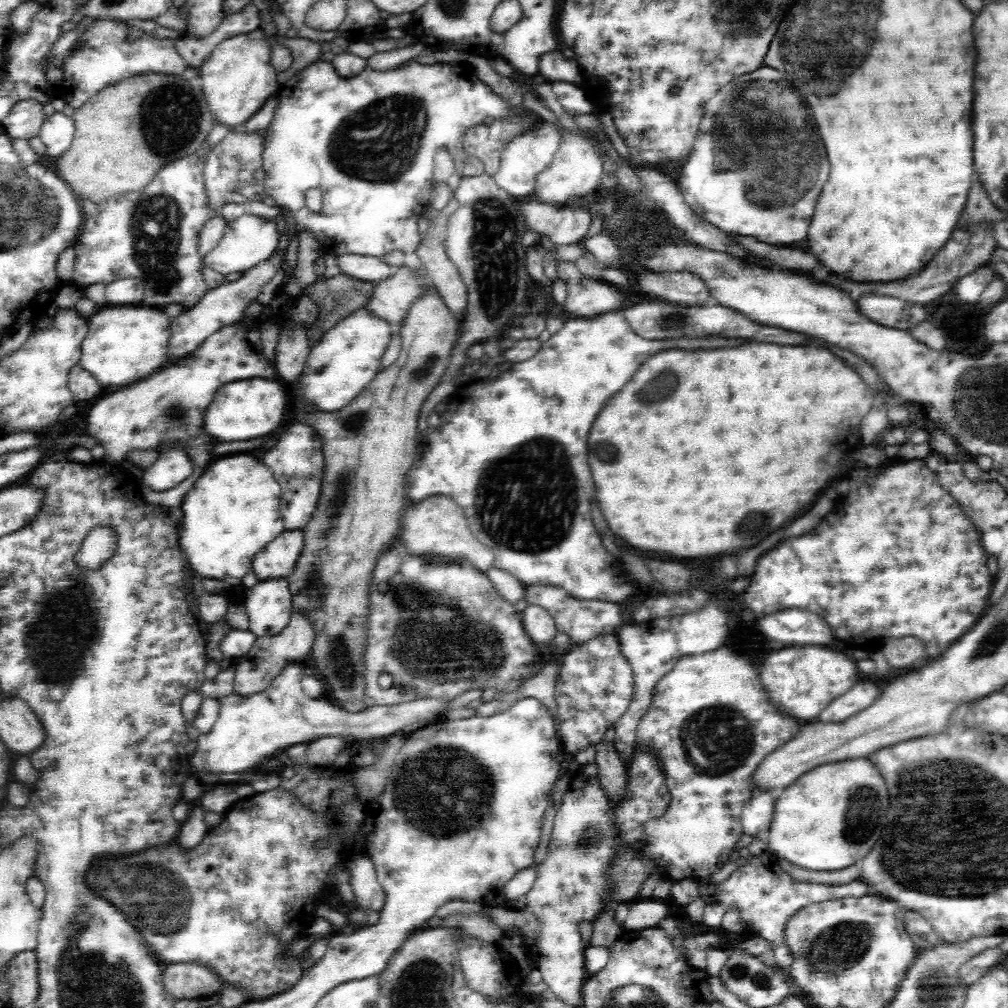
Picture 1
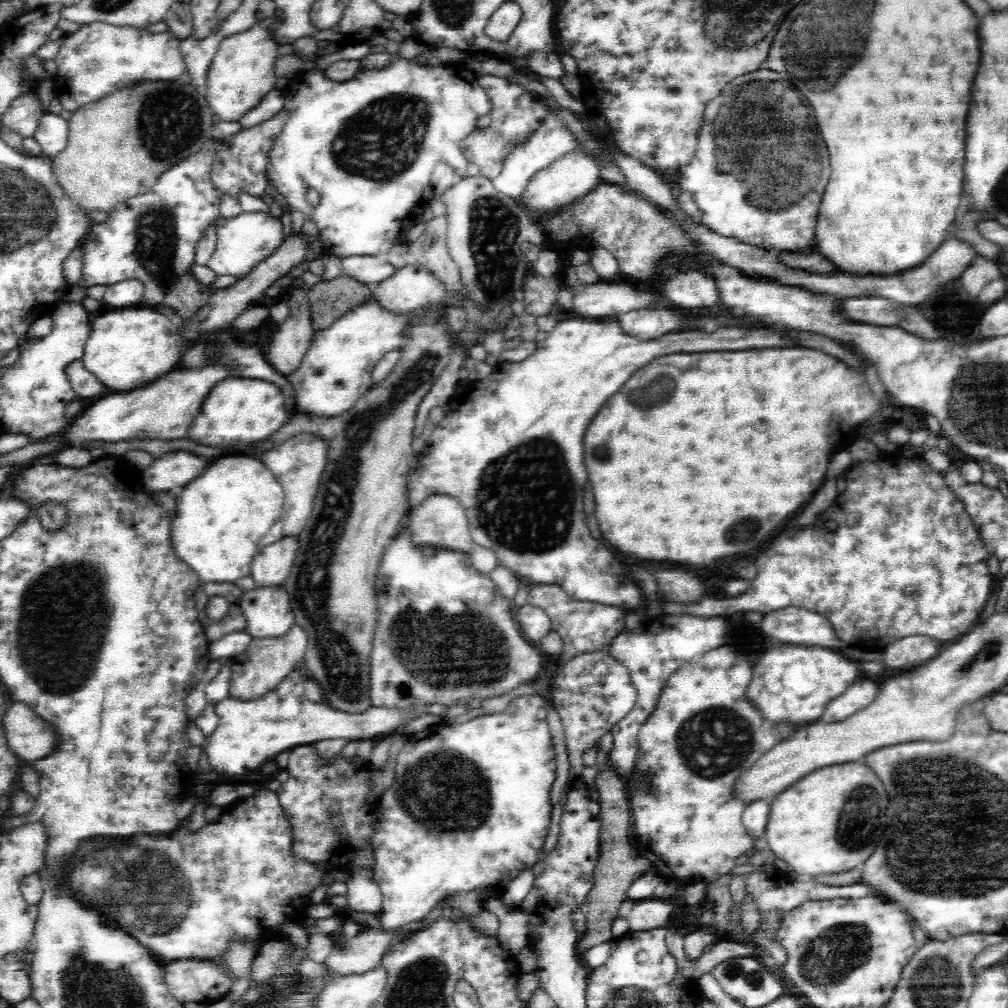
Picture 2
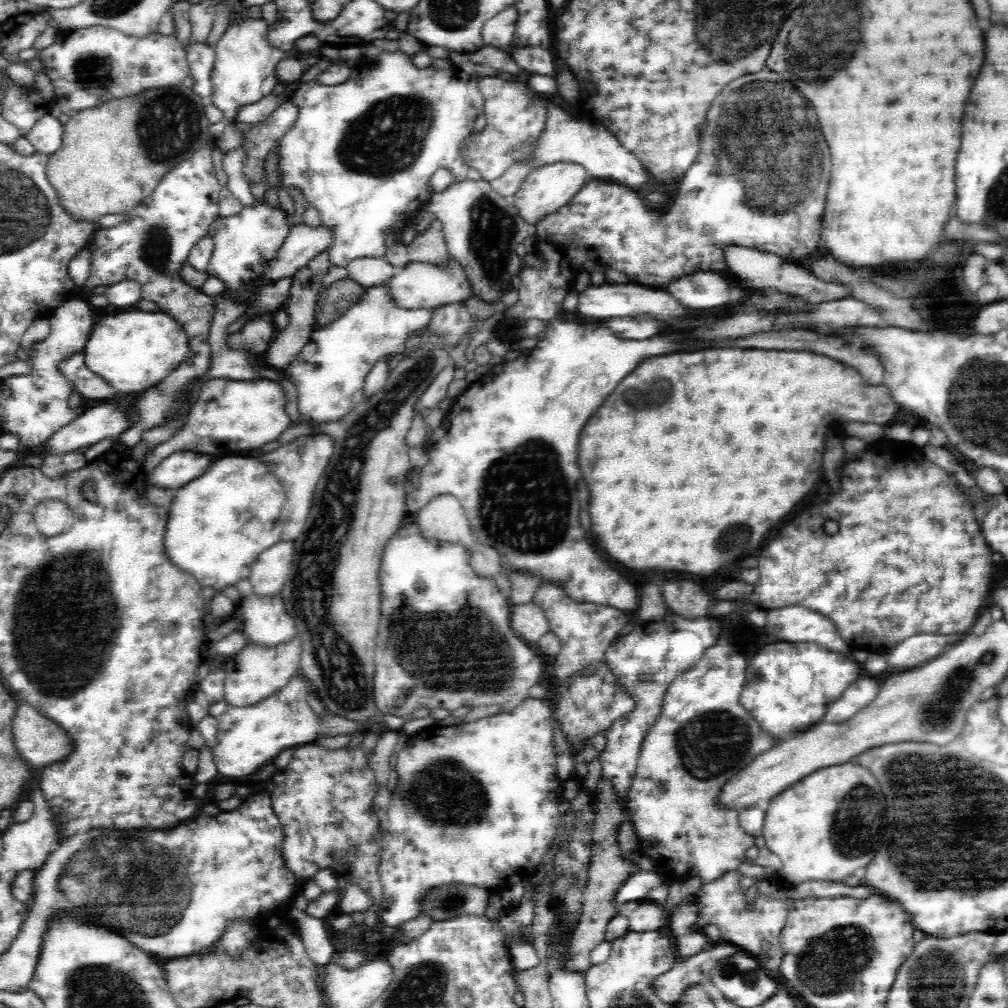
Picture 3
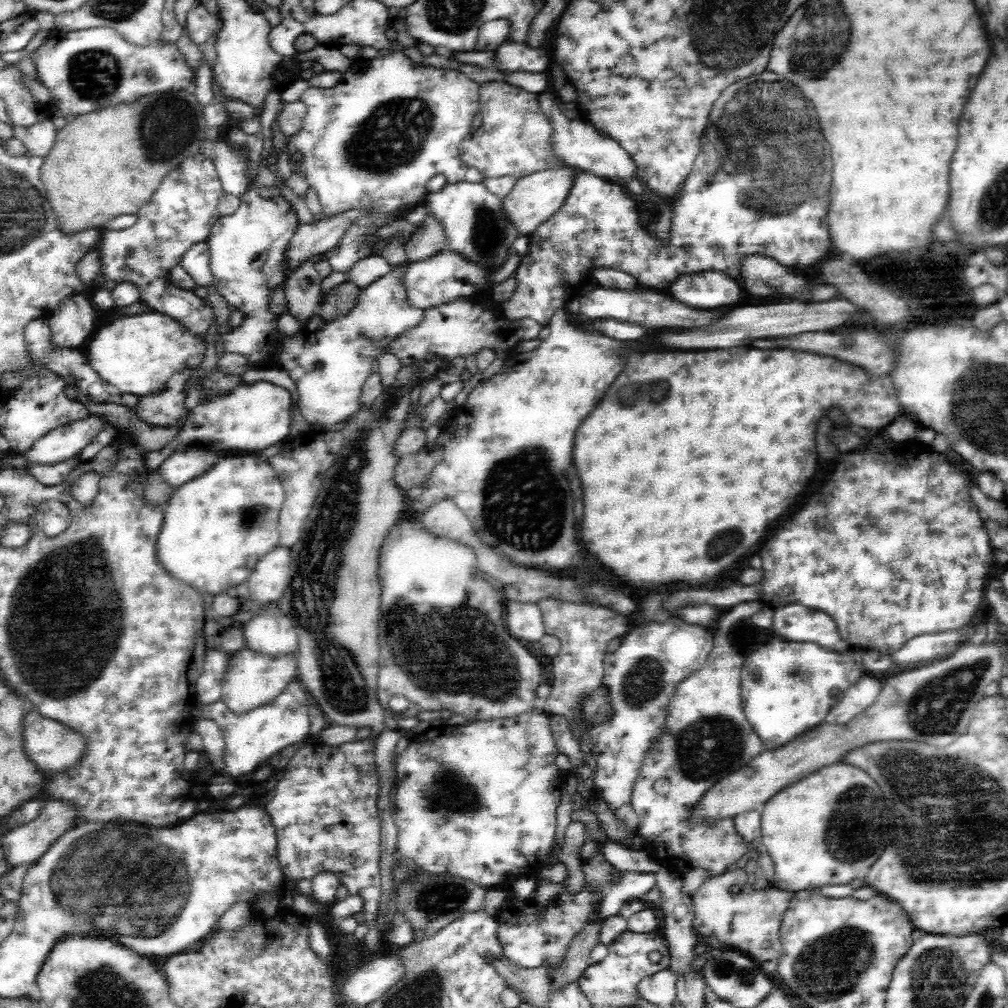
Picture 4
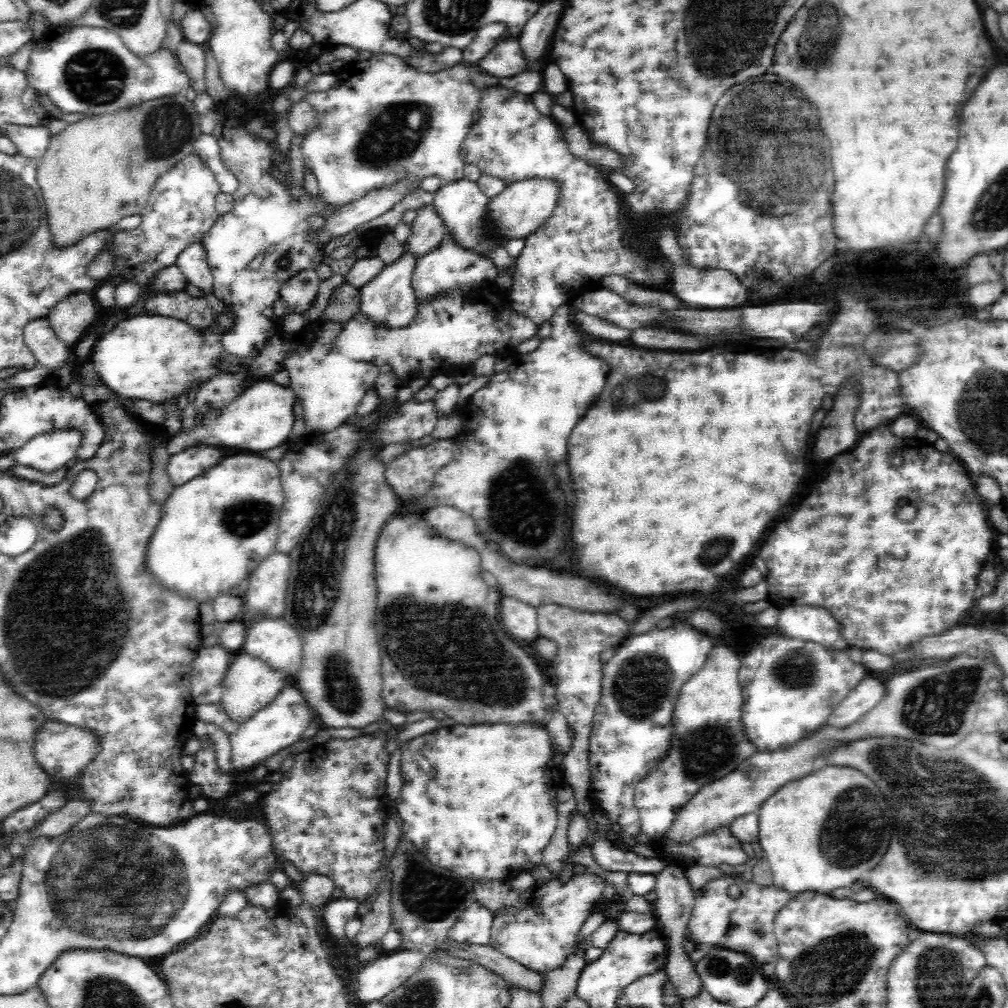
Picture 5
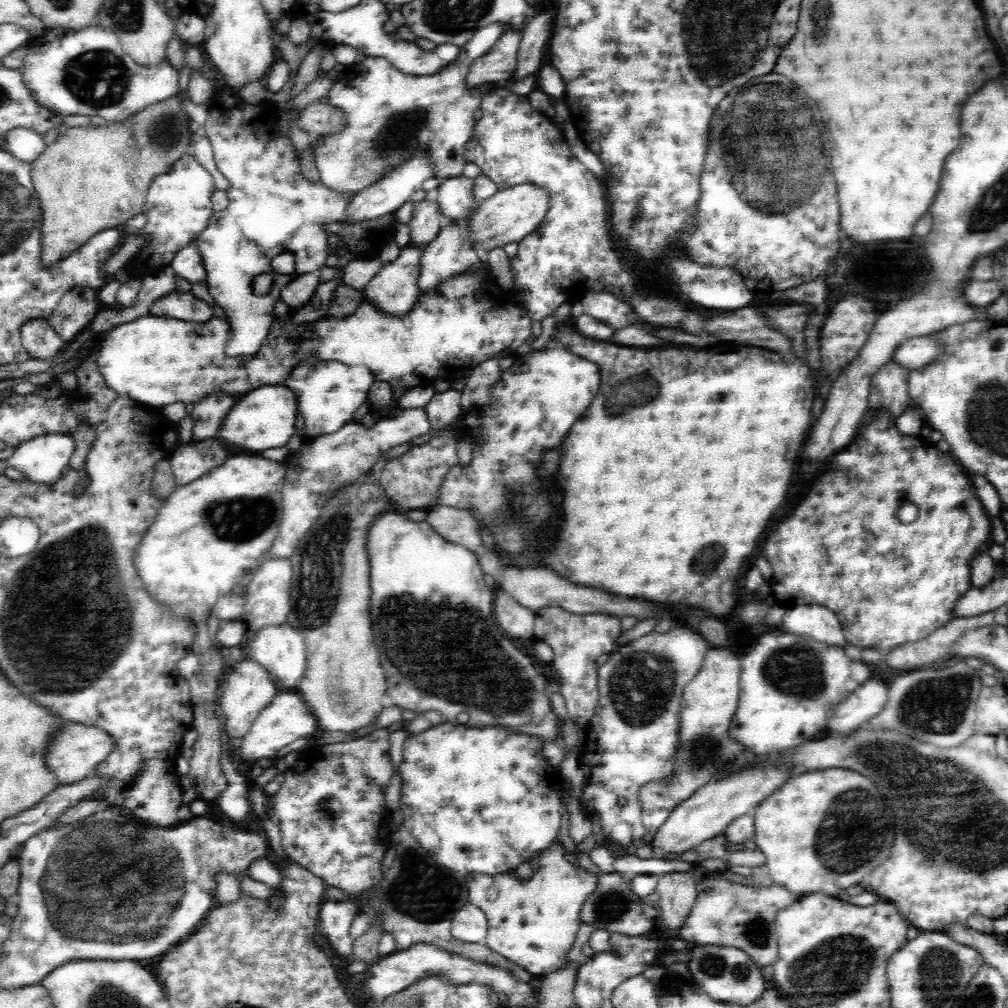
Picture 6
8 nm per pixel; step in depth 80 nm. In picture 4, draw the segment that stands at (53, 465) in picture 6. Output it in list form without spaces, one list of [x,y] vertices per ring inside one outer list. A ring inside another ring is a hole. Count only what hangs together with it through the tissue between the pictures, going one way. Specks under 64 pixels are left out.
[[[89,415],[80,422],[68,423],[68,426],[52,430],[41,437],[22,456],[29,463],[38,465],[56,465],[57,463],[79,457],[81,451],[99,434],[106,420]]]

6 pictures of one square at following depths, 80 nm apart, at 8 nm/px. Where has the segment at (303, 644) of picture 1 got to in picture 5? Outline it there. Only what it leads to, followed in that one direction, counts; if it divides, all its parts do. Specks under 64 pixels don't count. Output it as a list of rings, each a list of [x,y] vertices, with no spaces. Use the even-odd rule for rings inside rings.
[[[239,652],[239,655],[229,663],[227,673],[223,678],[223,696],[220,701],[222,709],[226,711],[228,718],[236,723],[247,721],[256,711],[265,707],[269,702],[288,685],[284,673],[278,669],[272,669],[266,662],[248,655],[248,653]]]

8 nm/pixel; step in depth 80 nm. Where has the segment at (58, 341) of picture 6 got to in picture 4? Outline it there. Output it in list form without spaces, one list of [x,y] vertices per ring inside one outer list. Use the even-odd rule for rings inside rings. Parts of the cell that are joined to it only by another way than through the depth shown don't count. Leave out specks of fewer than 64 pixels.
[[[45,318],[31,320],[25,326],[23,333],[27,351],[31,354],[33,360],[38,360],[42,366],[48,367],[48,370],[52,370],[52,372],[63,378],[73,378],[74,384],[82,394],[86,394],[91,400],[95,402],[114,402],[114,404],[121,404],[128,408],[136,404],[136,401],[133,402],[128,398],[128,394],[120,392],[112,384],[102,380],[100,375],[88,366],[84,349],[72,349],[70,347],[60,346],[59,344],[53,344],[51,328]]]

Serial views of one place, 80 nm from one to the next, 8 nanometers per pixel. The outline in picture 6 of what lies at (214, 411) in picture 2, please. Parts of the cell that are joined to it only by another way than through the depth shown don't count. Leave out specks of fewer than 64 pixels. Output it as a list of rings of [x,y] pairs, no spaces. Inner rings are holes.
[[[262,386],[246,394],[222,420],[216,440],[226,440],[232,446],[244,450],[268,450],[268,448],[282,448],[296,432],[297,419],[296,395],[286,386]]]

